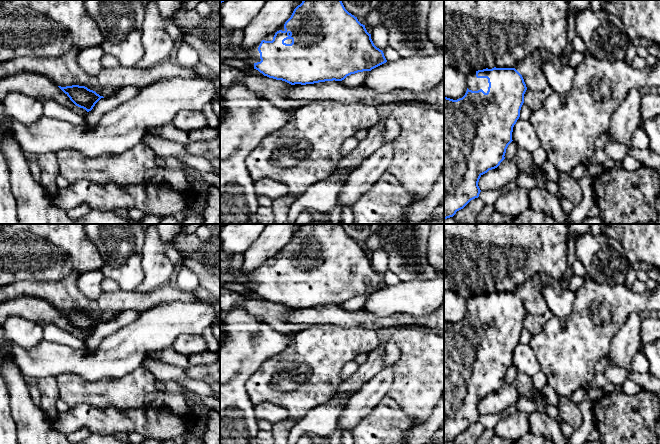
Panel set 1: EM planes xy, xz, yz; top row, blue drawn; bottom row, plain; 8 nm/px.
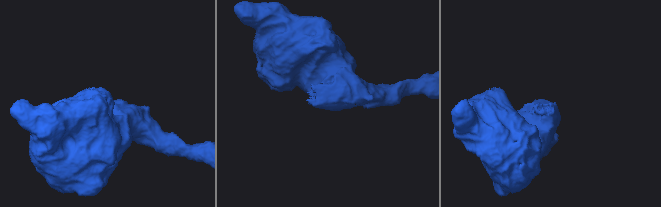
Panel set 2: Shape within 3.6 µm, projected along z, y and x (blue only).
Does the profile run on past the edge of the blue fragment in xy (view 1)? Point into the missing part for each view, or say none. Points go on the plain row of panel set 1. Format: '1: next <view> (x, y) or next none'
1: next none

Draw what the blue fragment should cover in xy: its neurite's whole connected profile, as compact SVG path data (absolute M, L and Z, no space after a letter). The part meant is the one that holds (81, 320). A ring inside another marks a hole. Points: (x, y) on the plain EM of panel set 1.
M72 309L61 311L58 310L78 331L85 333L87 336L91 335L95 328L104 322L95 315L88 313L85 310Z

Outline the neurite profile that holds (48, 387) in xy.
M24 376L28 387L35 386L41 393L41 407L46 411L49 418L57 418L59 412L56 409L56 402L59 397L59 388L56 377L35 378Z

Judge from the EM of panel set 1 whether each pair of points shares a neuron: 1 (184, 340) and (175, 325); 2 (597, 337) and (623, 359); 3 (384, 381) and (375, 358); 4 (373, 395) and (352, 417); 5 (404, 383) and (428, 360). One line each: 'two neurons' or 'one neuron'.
1: two neurons
2: two neurons
3: two neurons
4: one neuron
5: one neuron

